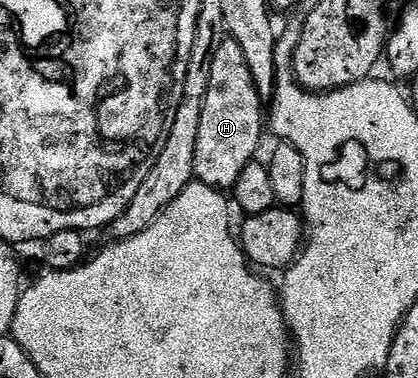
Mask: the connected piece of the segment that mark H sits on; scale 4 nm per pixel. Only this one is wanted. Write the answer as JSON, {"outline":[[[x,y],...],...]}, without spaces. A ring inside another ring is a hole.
{"outline":[[[227,39],[220,43],[212,59],[212,79],[208,79],[206,98],[202,100],[200,131],[196,135],[194,176],[208,187],[233,190],[240,171],[259,156],[258,144],[264,129],[264,102],[252,83],[252,71],[240,51],[240,43]]]}

